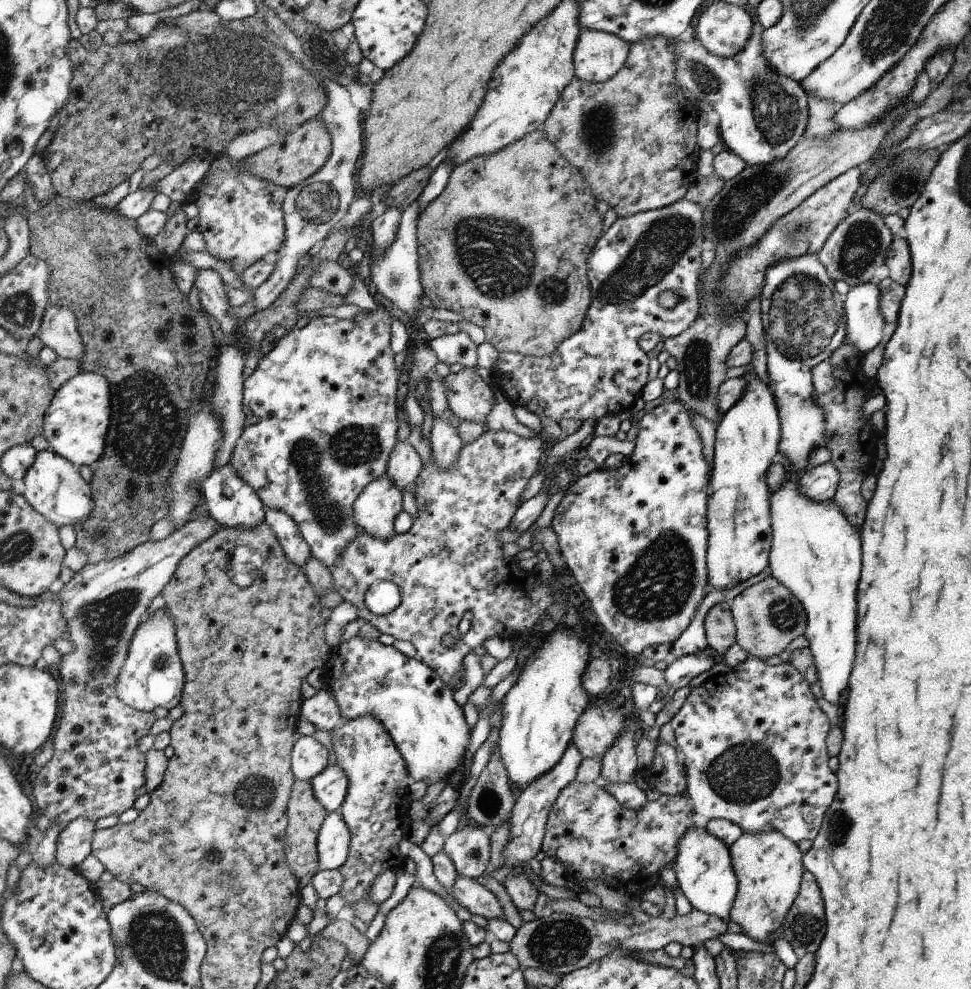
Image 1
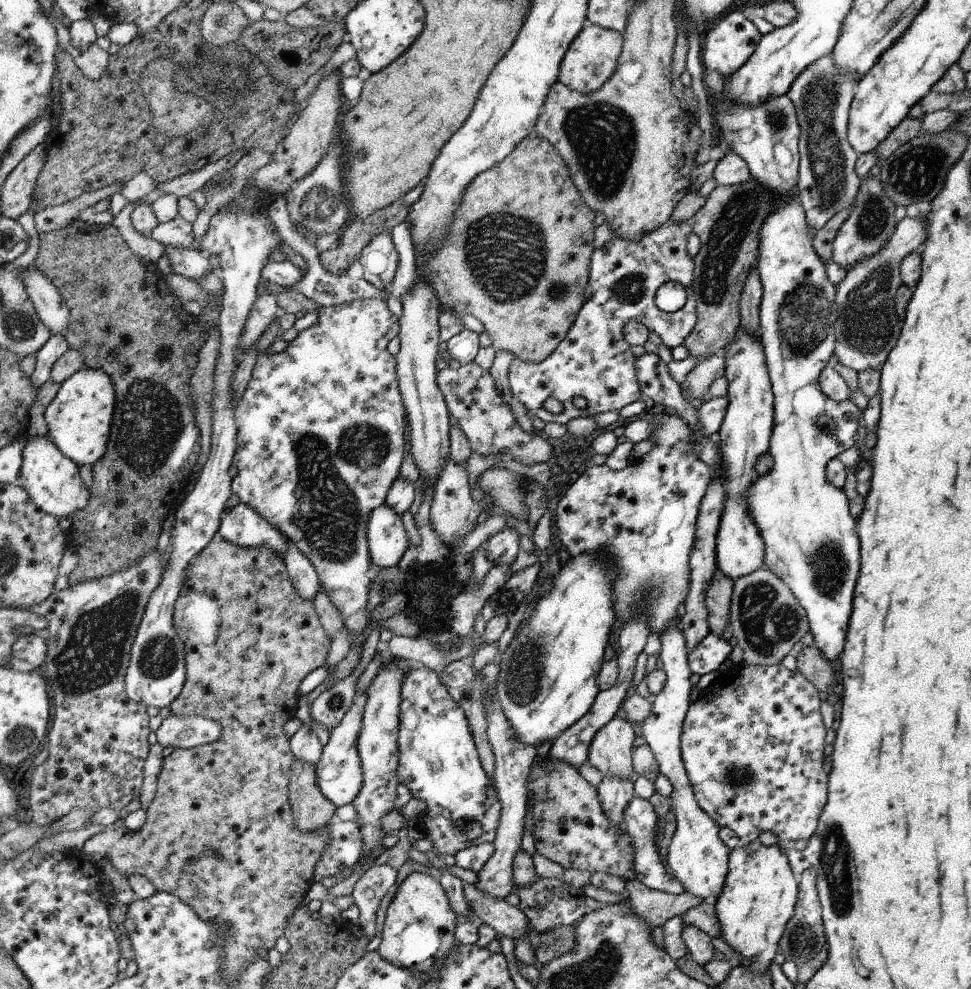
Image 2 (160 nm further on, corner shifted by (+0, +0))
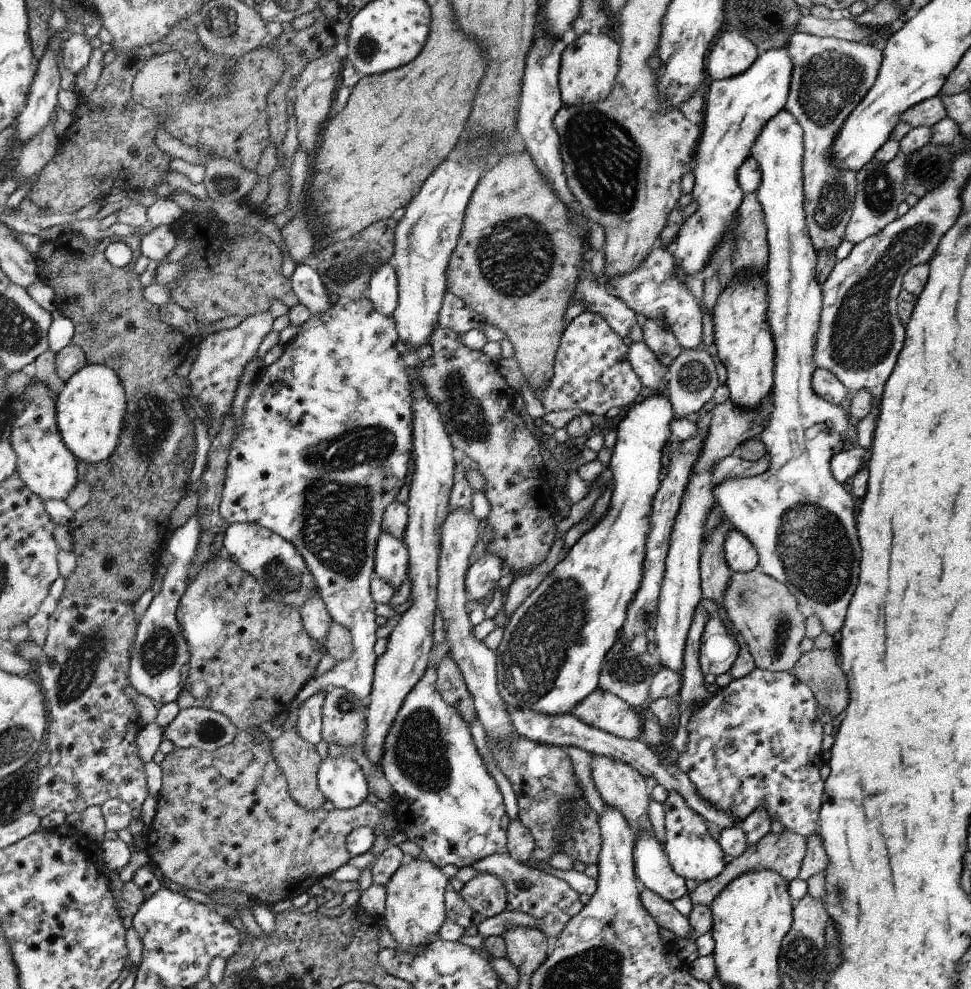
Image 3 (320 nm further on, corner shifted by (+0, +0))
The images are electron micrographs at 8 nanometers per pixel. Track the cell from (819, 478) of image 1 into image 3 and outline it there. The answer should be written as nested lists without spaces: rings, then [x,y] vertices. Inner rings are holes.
[[[859,444],[836,453],[830,461],[834,478],[846,485],[848,479],[850,480],[864,465],[869,463],[870,457],[870,449],[865,449]]]

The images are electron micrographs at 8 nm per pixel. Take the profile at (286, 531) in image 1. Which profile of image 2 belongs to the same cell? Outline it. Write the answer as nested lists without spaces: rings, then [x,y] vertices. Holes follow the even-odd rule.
[[[287,538],[289,547],[283,554],[282,560],[285,561],[286,568],[292,578],[294,588],[298,594],[306,600],[312,601],[321,590],[321,582],[314,565],[308,557],[298,550],[298,547]]]

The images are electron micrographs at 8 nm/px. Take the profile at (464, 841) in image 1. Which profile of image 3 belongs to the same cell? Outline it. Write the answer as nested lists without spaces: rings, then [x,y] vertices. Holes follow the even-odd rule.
[[[510,854],[490,855],[472,865],[480,872],[497,876],[507,890],[507,902],[512,904],[514,911],[531,914],[537,920],[536,928],[540,929],[548,939],[558,938],[565,924],[584,908],[580,894],[570,888],[564,879],[554,877],[541,871],[538,867],[523,865]]]

